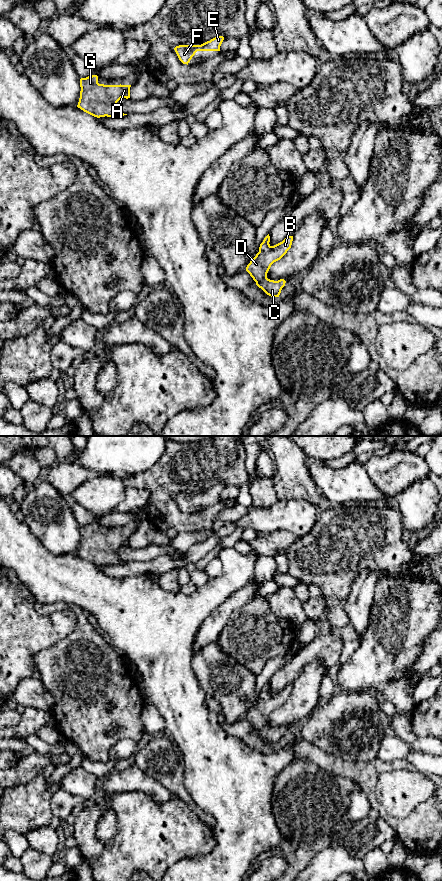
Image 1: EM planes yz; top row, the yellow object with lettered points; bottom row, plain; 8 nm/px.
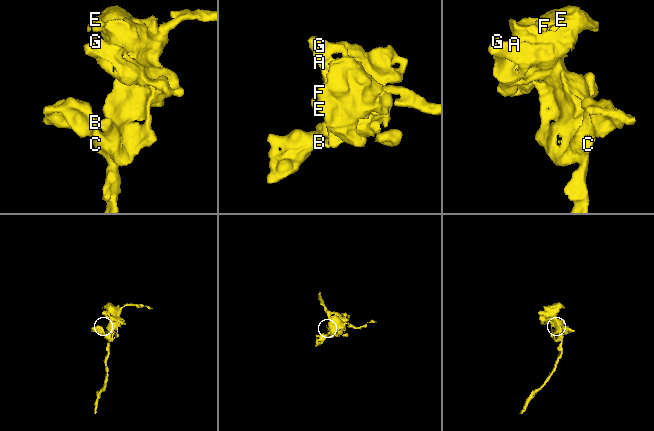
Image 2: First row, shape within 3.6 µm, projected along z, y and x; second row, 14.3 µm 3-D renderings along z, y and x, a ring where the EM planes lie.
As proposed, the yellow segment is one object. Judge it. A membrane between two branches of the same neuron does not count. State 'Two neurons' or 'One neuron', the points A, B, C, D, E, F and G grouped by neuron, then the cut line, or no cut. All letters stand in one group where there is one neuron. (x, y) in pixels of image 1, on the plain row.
One neuron. Groups: A B C D E F G. No split

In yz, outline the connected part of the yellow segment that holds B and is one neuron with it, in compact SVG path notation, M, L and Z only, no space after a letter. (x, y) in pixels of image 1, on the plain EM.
M268 682L260 692L259 700L246 715L246 719L256 730L256 733L271 745L279 745L286 729L284 727L270 728L267 726L267 721L271 713L280 708L291 696L292 689L293 684L288 684L282 690L271 694Z

